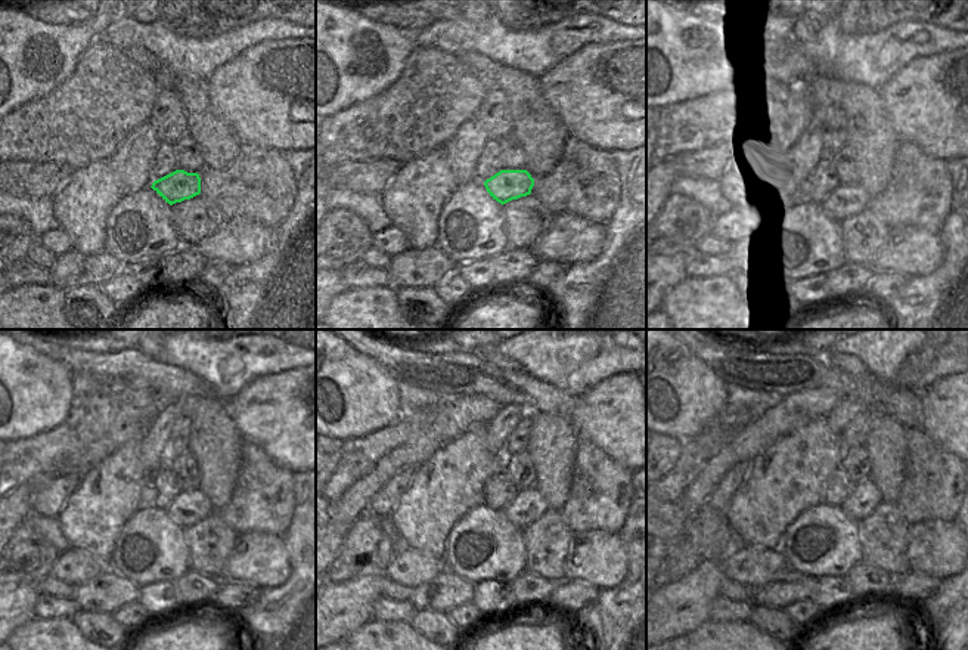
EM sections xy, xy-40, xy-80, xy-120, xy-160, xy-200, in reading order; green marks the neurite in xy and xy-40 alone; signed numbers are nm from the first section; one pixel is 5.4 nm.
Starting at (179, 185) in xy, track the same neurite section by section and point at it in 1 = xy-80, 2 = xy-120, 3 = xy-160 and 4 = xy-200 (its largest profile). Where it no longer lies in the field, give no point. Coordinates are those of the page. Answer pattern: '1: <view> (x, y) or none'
1: xy-80 (849, 198)
2: xy-120 (188, 508)
3: xy-160 (529, 505)
4: xy-200 (865, 498)

